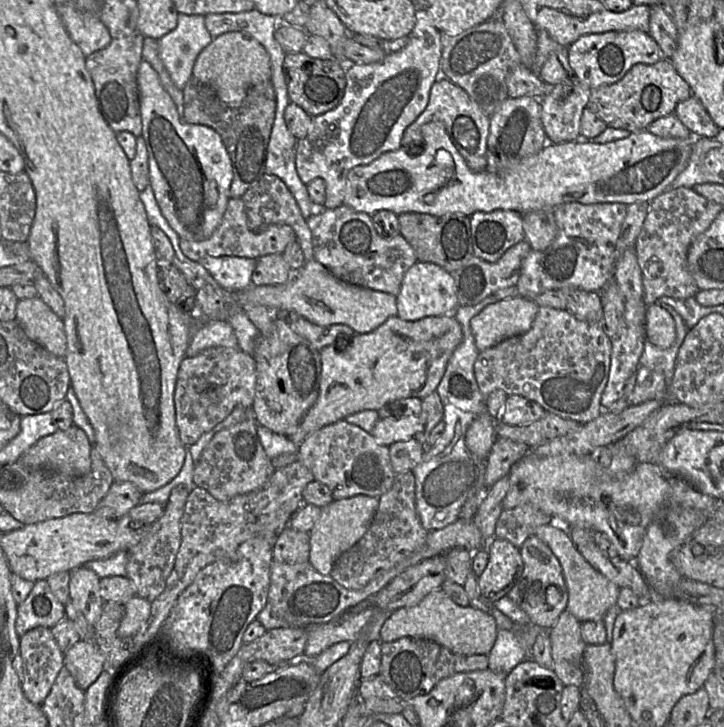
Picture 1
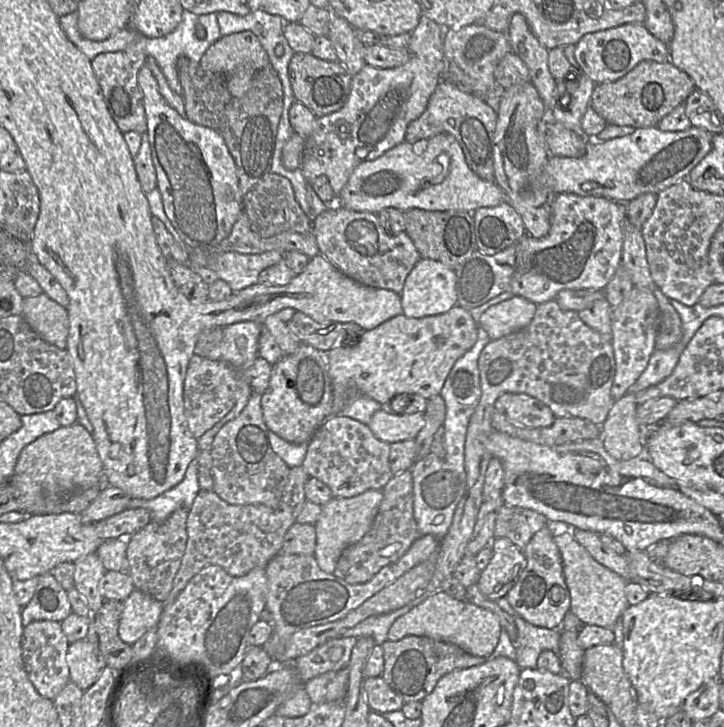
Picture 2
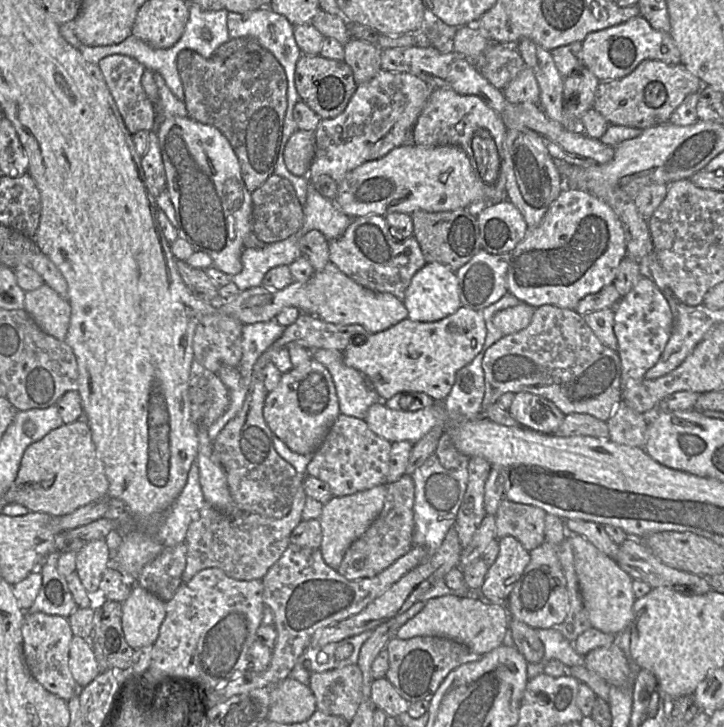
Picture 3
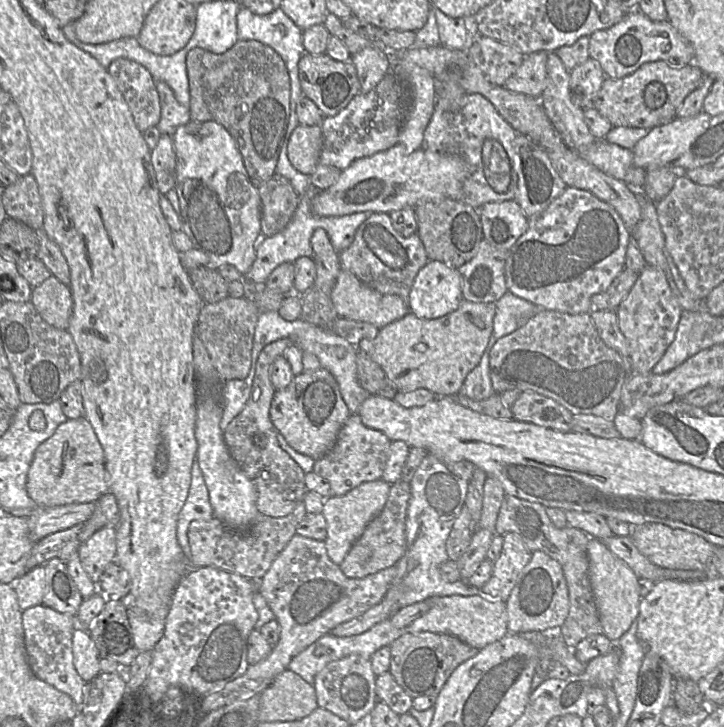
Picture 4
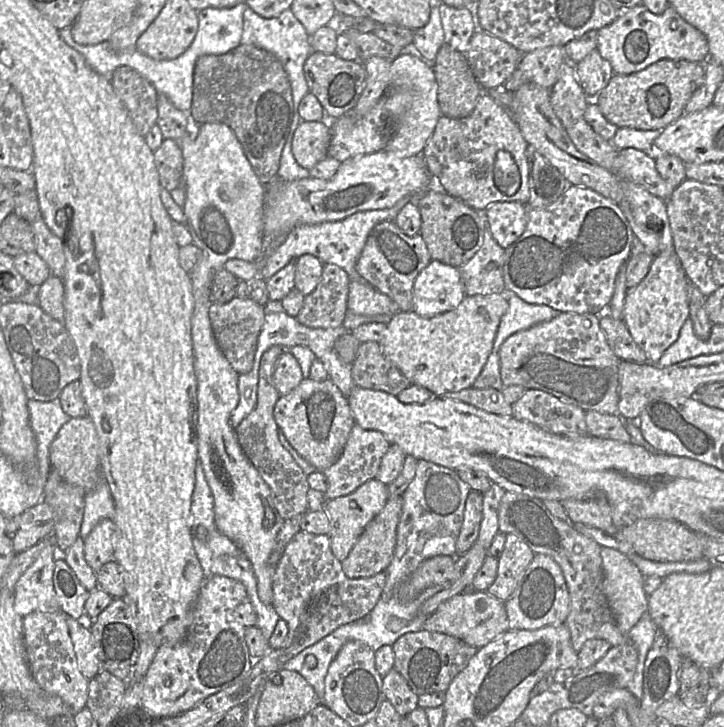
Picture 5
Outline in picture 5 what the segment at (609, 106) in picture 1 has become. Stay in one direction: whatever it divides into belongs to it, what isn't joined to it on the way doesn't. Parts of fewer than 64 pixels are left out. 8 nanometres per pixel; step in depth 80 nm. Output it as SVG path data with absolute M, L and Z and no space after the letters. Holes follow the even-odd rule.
M663 59L630 75L614 75L593 101L617 127L663 130L684 115L686 104L704 79L705 63Z

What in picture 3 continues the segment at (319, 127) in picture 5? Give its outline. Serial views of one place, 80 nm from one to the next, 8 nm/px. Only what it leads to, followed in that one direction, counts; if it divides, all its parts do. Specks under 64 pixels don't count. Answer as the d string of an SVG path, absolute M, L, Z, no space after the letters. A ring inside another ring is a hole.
M297 129L288 139L283 154L285 165L292 174L308 177L315 154L315 132Z

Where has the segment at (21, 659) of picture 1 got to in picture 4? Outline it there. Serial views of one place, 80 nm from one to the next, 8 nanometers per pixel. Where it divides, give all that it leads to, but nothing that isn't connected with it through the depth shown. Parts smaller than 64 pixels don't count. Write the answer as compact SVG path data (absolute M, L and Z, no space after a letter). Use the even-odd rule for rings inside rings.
M40 604L22 612L22 625L25 651L34 675L58 691L67 694L77 706L81 705L85 682L73 664L73 617Z

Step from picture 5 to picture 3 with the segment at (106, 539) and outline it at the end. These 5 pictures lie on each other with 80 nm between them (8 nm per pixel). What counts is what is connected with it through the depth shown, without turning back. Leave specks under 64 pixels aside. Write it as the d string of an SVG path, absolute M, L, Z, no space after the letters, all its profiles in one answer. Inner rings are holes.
M105 539L88 541L77 551L75 572L88 593L99 594L99 584L109 562Z

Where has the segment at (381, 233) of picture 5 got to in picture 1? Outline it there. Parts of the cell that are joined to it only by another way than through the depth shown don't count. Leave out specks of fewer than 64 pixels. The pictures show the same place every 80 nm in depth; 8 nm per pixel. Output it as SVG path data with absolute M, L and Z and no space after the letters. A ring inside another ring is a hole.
M346 205L315 209L307 225L312 235L314 259L336 278L351 285L397 296L406 271L418 261L413 248L401 234L382 237L376 231L371 215Z

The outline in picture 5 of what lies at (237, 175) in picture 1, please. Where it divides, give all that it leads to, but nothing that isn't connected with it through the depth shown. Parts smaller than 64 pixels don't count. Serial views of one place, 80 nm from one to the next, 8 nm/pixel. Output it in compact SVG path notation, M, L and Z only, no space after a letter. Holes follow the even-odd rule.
M241 43L222 55L198 57L189 114L196 125L221 123L232 129L263 186L278 179L282 150L293 120L293 99L289 77L272 53Z

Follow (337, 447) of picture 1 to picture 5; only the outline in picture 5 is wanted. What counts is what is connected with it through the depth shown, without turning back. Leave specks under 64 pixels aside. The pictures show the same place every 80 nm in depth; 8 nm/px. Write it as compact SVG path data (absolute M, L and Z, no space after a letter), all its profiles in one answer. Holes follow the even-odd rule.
M355 424L350 432L340 458L323 471L328 480L328 488L324 493L326 501L346 496L378 474L381 460L390 447L385 436L375 430L365 430Z

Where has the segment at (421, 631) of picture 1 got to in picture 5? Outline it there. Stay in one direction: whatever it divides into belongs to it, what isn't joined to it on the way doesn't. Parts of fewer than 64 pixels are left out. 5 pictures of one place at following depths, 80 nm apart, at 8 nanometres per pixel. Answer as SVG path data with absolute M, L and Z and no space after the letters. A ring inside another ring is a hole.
M467 591L441 603L426 617L423 629L456 637L480 649L509 630L505 602L486 591Z

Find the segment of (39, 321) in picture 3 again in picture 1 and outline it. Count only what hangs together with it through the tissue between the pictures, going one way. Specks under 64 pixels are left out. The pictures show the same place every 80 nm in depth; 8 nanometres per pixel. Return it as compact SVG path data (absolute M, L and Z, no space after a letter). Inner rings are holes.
M38 296L19 300L15 320L27 337L57 357L66 353L64 320Z

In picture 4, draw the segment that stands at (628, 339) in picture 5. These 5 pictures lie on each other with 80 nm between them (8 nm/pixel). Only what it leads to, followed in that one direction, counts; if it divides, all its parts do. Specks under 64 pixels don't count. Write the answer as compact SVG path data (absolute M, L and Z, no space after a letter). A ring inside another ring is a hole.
M591 310L589 314L604 343L626 358L628 344L619 329L616 310Z

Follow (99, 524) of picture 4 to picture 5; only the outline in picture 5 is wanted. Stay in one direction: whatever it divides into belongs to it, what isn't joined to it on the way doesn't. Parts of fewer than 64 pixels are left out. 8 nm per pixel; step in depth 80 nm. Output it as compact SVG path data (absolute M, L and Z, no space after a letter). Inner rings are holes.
M101 478L98 485L85 494L85 507L79 536L85 539L95 525L104 518L114 521L114 500L107 481Z

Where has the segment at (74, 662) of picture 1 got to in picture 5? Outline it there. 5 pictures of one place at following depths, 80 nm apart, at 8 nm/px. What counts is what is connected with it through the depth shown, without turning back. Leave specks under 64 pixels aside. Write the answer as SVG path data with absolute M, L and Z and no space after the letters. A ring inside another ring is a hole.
M66 616L73 643L77 665L82 675L90 680L101 672L98 650L90 629L83 627L76 619Z

